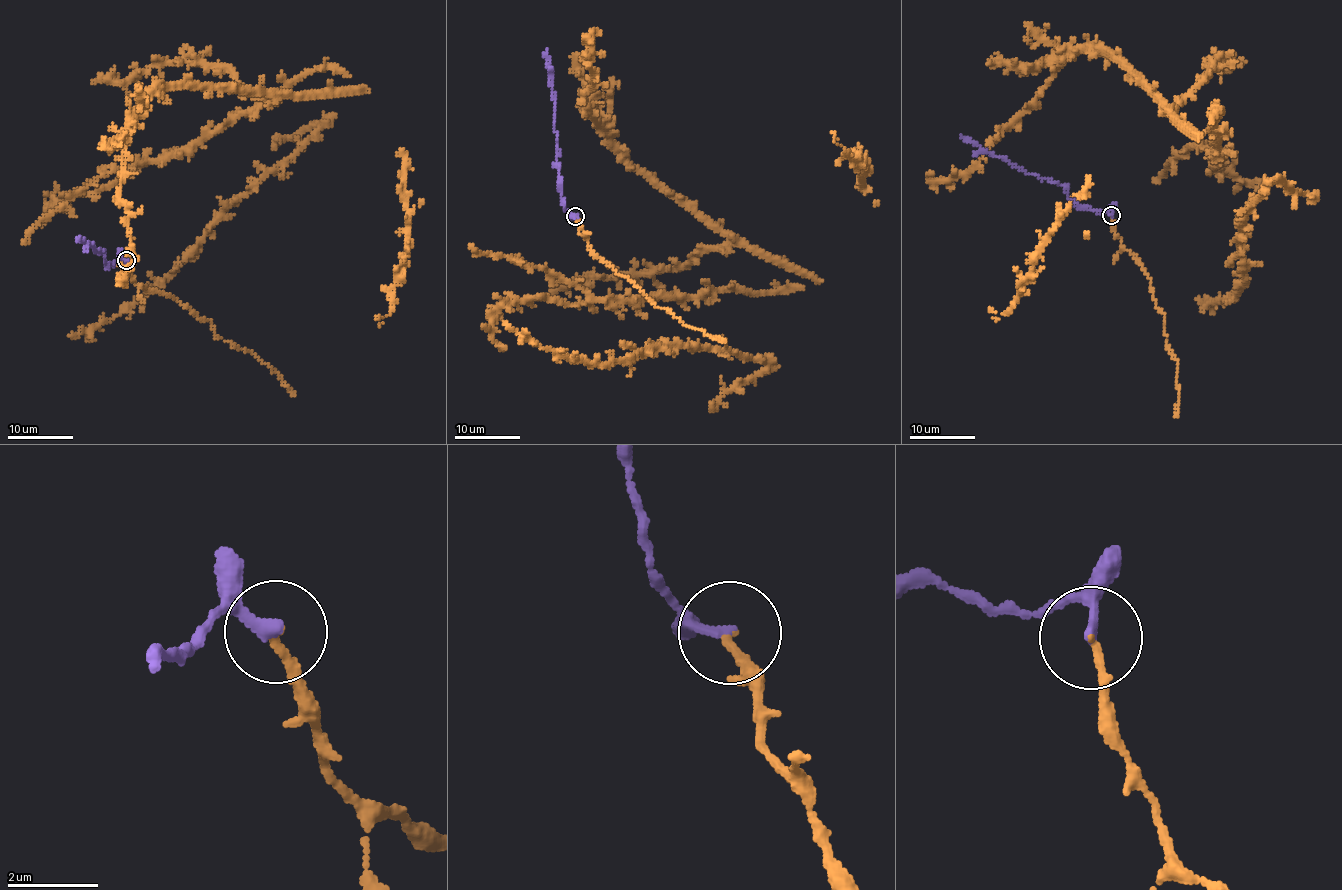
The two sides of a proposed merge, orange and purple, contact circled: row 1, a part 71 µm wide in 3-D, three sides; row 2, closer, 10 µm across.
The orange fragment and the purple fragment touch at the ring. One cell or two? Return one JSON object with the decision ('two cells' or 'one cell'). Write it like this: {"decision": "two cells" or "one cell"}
{"decision": "one cell"}

